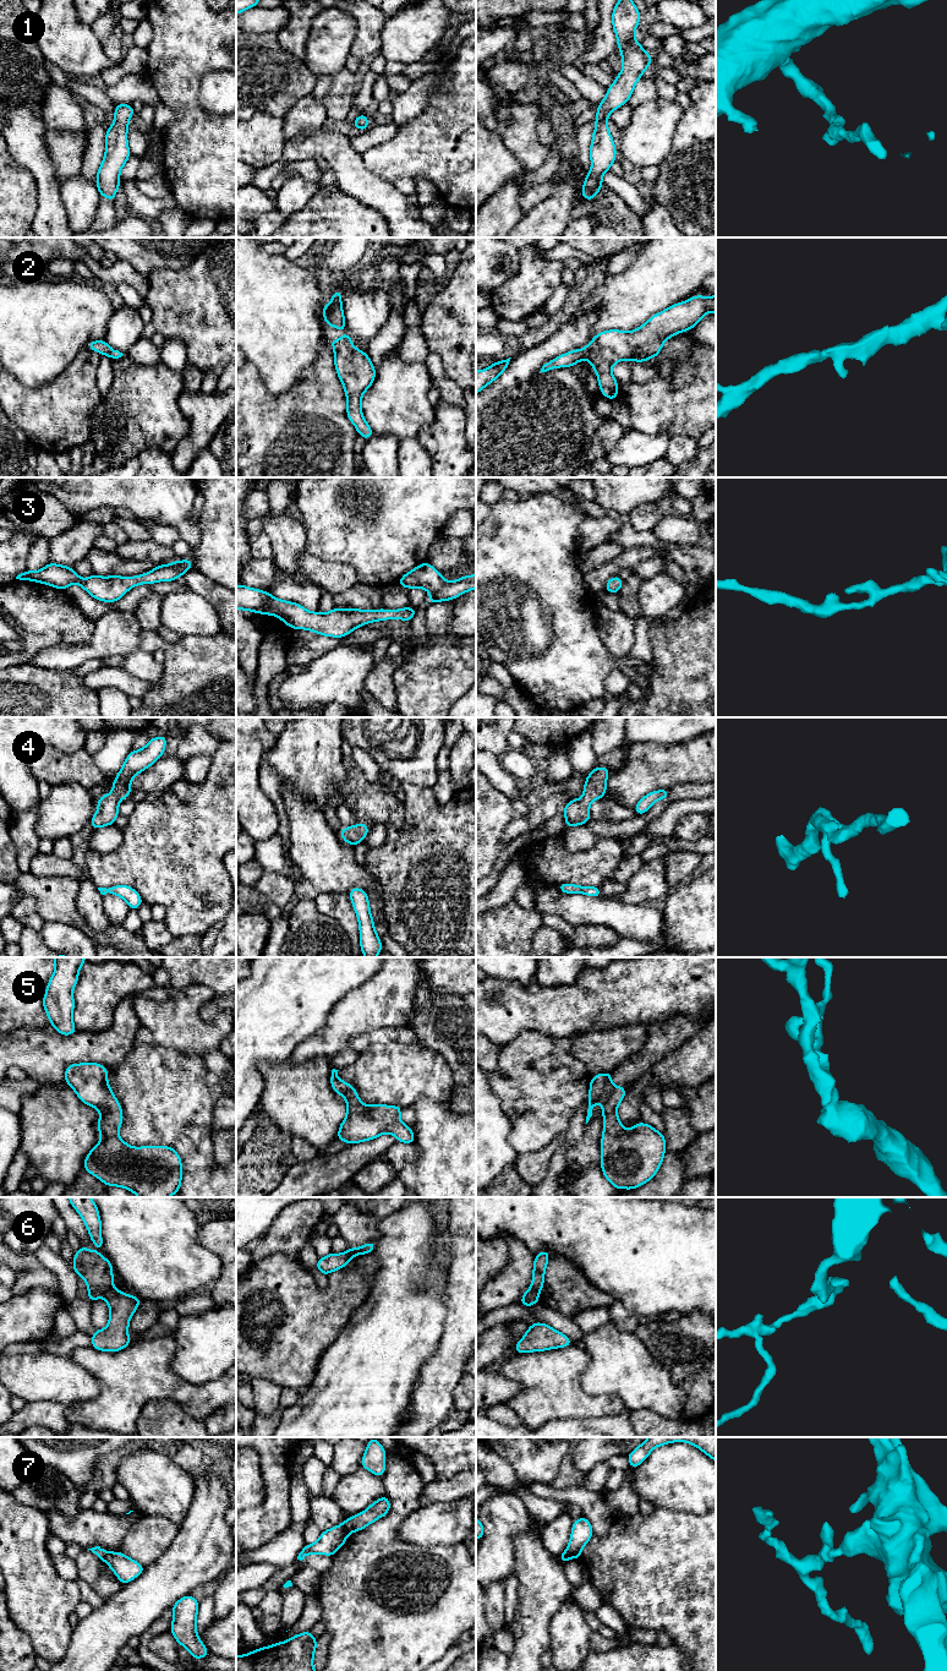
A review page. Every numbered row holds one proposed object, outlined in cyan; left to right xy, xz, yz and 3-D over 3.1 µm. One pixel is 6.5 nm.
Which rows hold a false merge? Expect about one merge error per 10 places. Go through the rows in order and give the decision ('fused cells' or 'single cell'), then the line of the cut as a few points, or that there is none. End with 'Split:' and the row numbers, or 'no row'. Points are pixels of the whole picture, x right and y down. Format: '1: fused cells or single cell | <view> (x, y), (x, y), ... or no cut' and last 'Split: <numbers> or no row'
1: single cell | no cut
2: single cell | no cut
3: single cell | no cut
4: single cell | no cut
5: single cell | no cut
6: fused cells | xy (113, 1287), (103, 1297)
7: fused cells | xz (343, 1523), (349, 1533)
Split: 6, 7

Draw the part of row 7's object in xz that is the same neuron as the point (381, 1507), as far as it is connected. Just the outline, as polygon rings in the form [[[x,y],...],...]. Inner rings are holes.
[[[384,1495],[377,1501],[374,1501],[371,1506],[367,1507],[366,1511],[345,1519],[344,1525],[347,1533],[360,1531],[365,1529],[367,1525],[372,1524],[377,1519],[384,1517],[390,1511],[390,1501]]]

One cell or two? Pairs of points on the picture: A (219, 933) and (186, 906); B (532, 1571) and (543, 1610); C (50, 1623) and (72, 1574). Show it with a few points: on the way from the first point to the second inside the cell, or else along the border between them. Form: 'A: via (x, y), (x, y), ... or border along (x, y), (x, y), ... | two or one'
A: border along (223, 917), (202, 937) | two
B: via (541, 1581), (541, 1600) | one
C: border along (51, 1557), (54, 1568), (64, 1578), (75, 1582) | two

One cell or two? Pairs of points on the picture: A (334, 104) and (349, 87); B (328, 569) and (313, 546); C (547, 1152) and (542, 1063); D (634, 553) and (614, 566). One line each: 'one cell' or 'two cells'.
A: one cell
B: two cells
C: two cells
D: one cell

